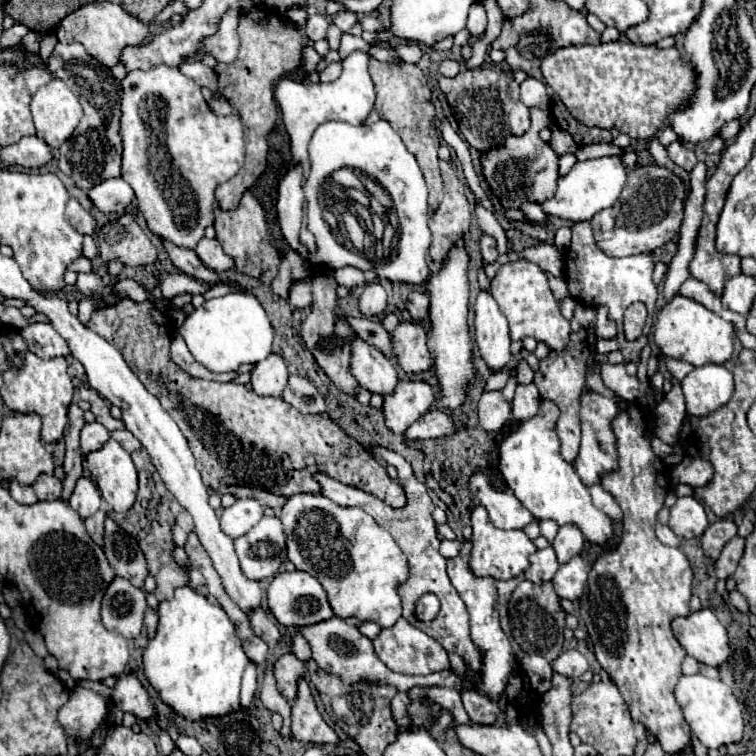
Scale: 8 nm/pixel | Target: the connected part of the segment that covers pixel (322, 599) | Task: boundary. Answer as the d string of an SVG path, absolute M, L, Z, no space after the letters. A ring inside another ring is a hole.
M300 570L282 572L282 574L274 576L274 580L268 588L268 606L270 606L272 614L276 616L276 620L284 626L300 628L300 626L316 624L316 622L322 622L322 620L328 620L334 616L322 584L314 576L300 572Z

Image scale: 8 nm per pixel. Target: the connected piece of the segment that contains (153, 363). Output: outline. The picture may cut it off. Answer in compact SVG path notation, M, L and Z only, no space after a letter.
M118 300L112 306L96 308L86 326L102 338L110 340L110 344L114 344L122 352L130 370L138 376L138 380L146 386L150 394L158 396L158 400L162 396L174 396L174 392L182 392L182 388L190 388L190 374L178 368L170 358L168 318L162 312L158 312L150 300Z

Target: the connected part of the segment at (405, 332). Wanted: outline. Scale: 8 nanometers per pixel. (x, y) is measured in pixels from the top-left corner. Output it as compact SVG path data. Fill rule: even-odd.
M400 322L394 330L394 354L406 374L420 374L430 370L432 358L426 346L424 326Z

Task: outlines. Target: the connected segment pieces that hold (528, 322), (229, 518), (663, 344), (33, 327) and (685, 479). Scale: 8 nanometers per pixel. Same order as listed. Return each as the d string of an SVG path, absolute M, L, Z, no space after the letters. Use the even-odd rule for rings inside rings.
M528 260L504 264L492 278L490 290L494 292L494 298L498 300L498 306L502 308L502 312L506 312L514 342L526 336L532 336L538 342L544 342L554 352L562 352L566 348L570 322L560 314L556 298L552 296L548 280L538 264L532 264Z
M250 498L236 500L234 506L224 508L220 516L220 526L224 534L236 540L244 536L254 524L258 524L262 516L264 516L264 508L256 500L250 500Z
M676 296L658 314L654 340L658 348L662 350L662 354L690 362L692 366L702 366L708 362L716 362L716 364L728 362L734 352L734 334L736 332L734 332L732 322L722 320L718 314L706 310L702 304L690 298Z
M32 322L20 330L22 338L28 344L28 350L40 358L56 358L70 354L66 340L54 330L52 324Z
M684 456L682 462L672 470L672 482L690 484L692 488L706 486L714 476L714 468L708 460Z

